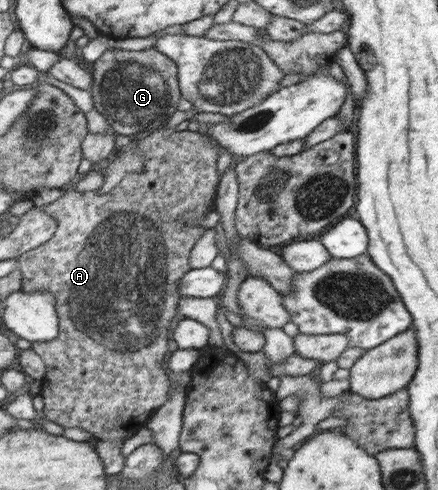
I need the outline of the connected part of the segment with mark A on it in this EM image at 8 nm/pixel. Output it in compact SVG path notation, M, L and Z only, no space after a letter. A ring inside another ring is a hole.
M165 126L136 144L145 156L143 169L126 175L113 191L106 194L79 191L77 182L66 186L64 196L44 207L44 211L59 222L55 235L19 257L24 291L31 293L44 289L57 296L58 338L32 344L41 362L47 366L41 394L45 418L63 428L82 428L99 439L123 439L124 442L138 429L148 426L152 416L171 399L172 392L168 394L170 380L166 378L168 370L162 368L170 354L170 322L178 314L181 280L193 269L193 248L207 231L193 222L212 211L221 182L221 176L218 176L219 150L212 137L190 130L178 132L176 128ZM194 180L200 180L202 194L190 196ZM192 209L196 215L183 221L182 217ZM86 374L92 374L96 380L86 384Z

